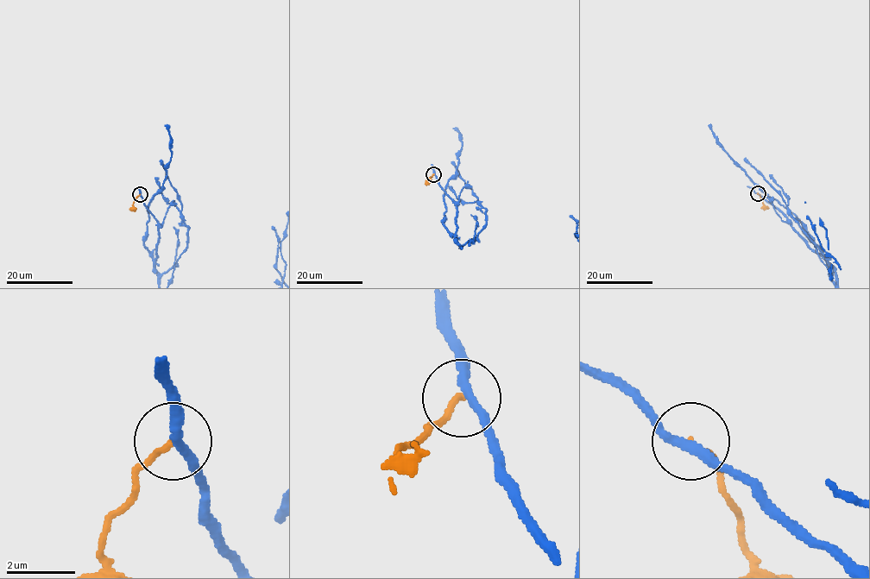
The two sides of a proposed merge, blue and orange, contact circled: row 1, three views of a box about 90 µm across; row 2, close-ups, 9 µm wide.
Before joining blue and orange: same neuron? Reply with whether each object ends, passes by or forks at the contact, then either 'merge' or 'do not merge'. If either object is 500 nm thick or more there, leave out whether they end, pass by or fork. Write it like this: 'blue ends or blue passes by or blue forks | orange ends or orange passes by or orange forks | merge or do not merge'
blue passes by | orange ends | do not merge

